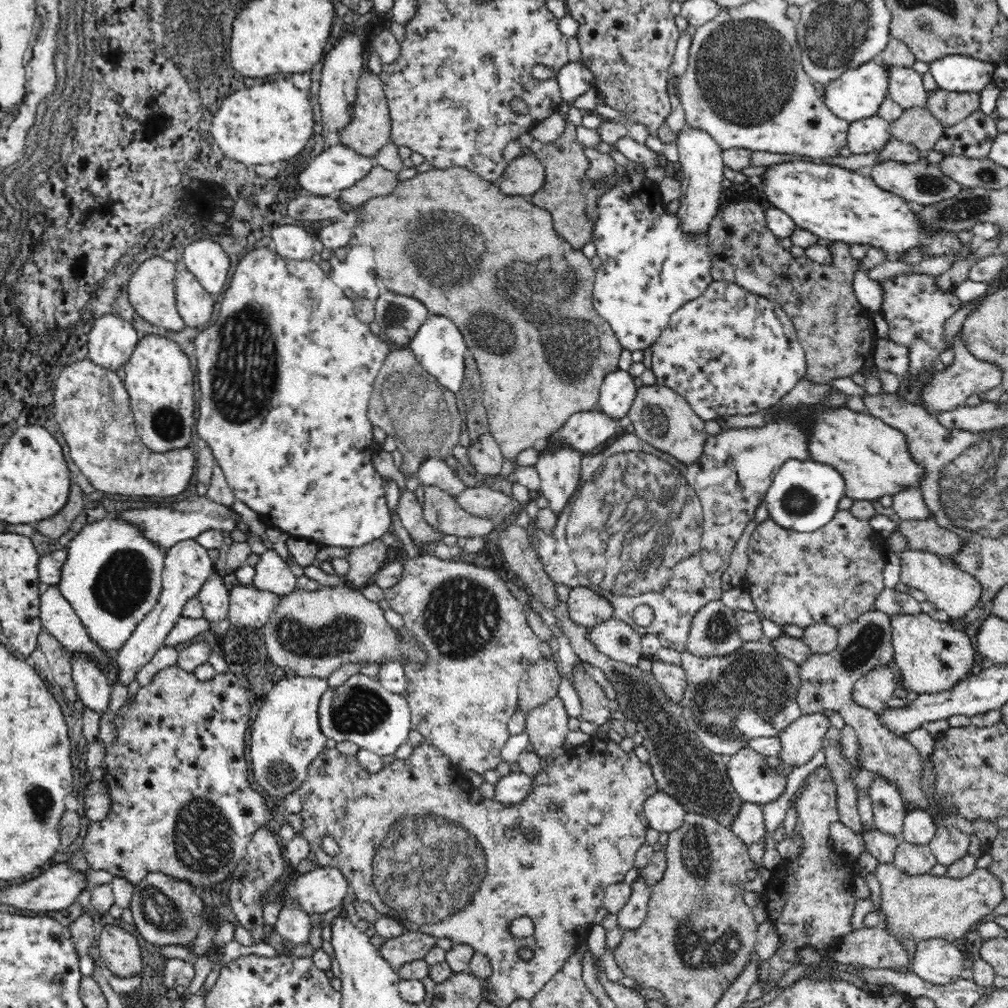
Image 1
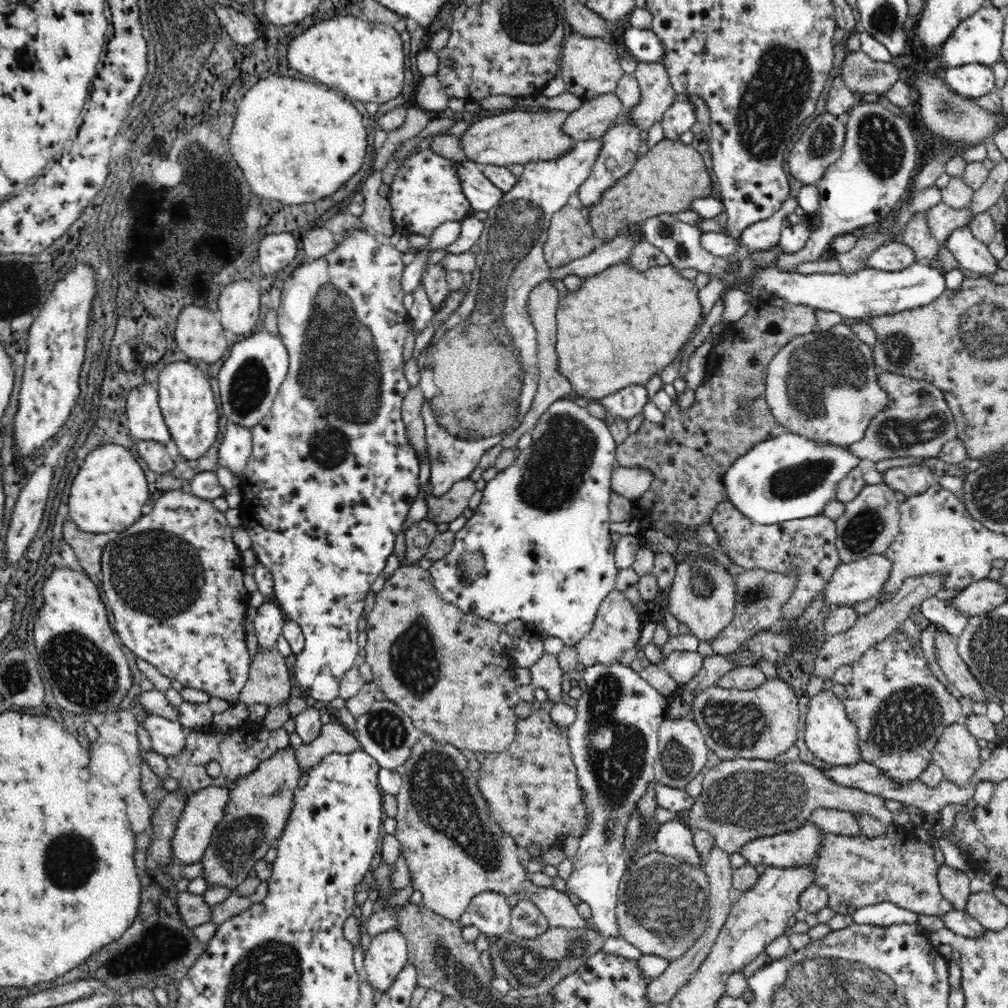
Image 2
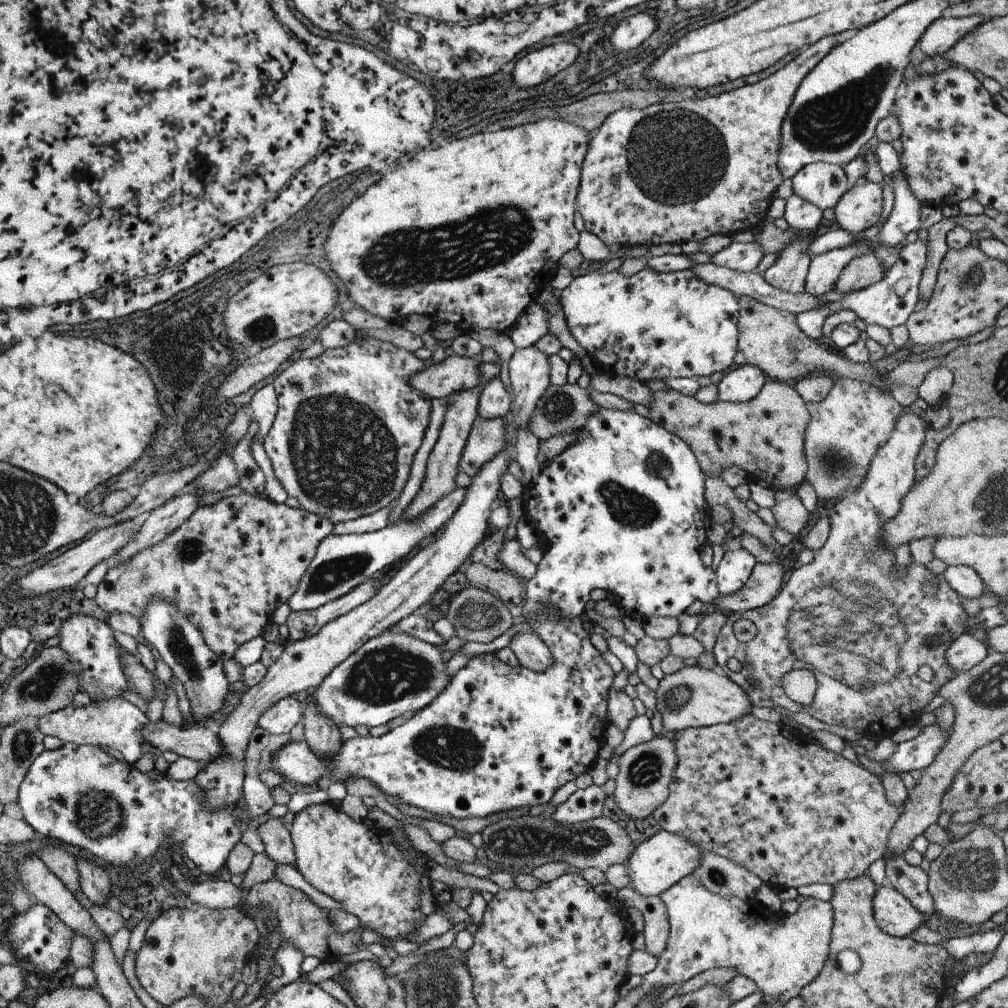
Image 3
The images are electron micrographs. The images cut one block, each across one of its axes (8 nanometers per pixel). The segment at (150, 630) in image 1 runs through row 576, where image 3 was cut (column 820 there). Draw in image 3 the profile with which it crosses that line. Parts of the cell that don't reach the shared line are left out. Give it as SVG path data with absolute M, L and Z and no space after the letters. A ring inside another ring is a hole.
M825 162L803 166L793 178L793 196L825 208L835 208L839 198L849 190L845 172L841 166L831 166Z

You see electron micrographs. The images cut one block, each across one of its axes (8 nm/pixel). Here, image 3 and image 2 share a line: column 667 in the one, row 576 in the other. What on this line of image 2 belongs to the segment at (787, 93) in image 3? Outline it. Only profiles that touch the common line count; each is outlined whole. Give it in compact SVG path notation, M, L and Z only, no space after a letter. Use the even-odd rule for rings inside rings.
M172 490L162 494L156 502L154 502L154 510L142 518L138 518L128 530L120 532L118 538L110 540L110 544L104 548L102 554L102 584L104 584L104 592L108 596L108 606L110 612L114 616L114 630L116 630L116 638L132 650L132 654L138 660L144 660L152 666L158 668L158 672L162 672L166 678L170 680L178 680L184 688L192 688L196 692L202 692L204 696L214 696L220 700L226 700L230 706L240 702L240 694L244 690L244 686L250 680L250 666L252 666L252 658L248 652L248 644L246 644L246 630L244 630L244 616L248 610L248 602L250 602L250 592L244 588L244 564L242 564L242 552L234 546L232 542L232 526L226 518L226 514L220 514L210 500L200 500L192 494L182 494L180 490Z

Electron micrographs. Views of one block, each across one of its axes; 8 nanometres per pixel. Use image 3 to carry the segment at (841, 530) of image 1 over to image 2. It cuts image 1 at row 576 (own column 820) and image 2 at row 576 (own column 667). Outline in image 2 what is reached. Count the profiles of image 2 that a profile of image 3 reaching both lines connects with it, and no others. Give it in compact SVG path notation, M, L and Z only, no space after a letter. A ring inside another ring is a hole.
M730 500L720 502L712 514L712 528L720 540L720 548L724 550L730 564L738 564L742 570L766 570L776 574L792 574L798 572L798 580L794 586L794 592L790 594L788 602L784 602L780 618L800 620L806 612L806 608L814 602L816 596L826 592L826 586L842 564L840 552L836 548L838 544L838 526L836 520L830 520L828 516L814 516L814 518L800 518L780 524L762 526L746 518Z

